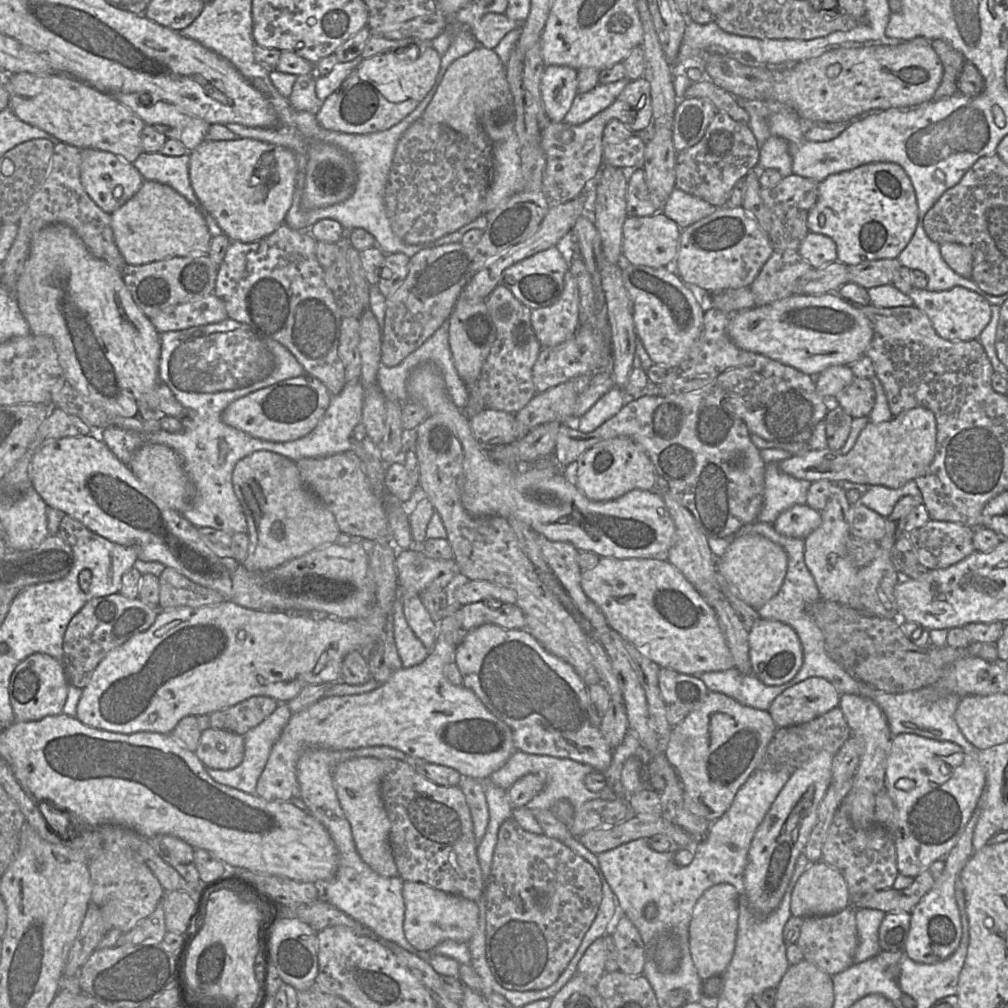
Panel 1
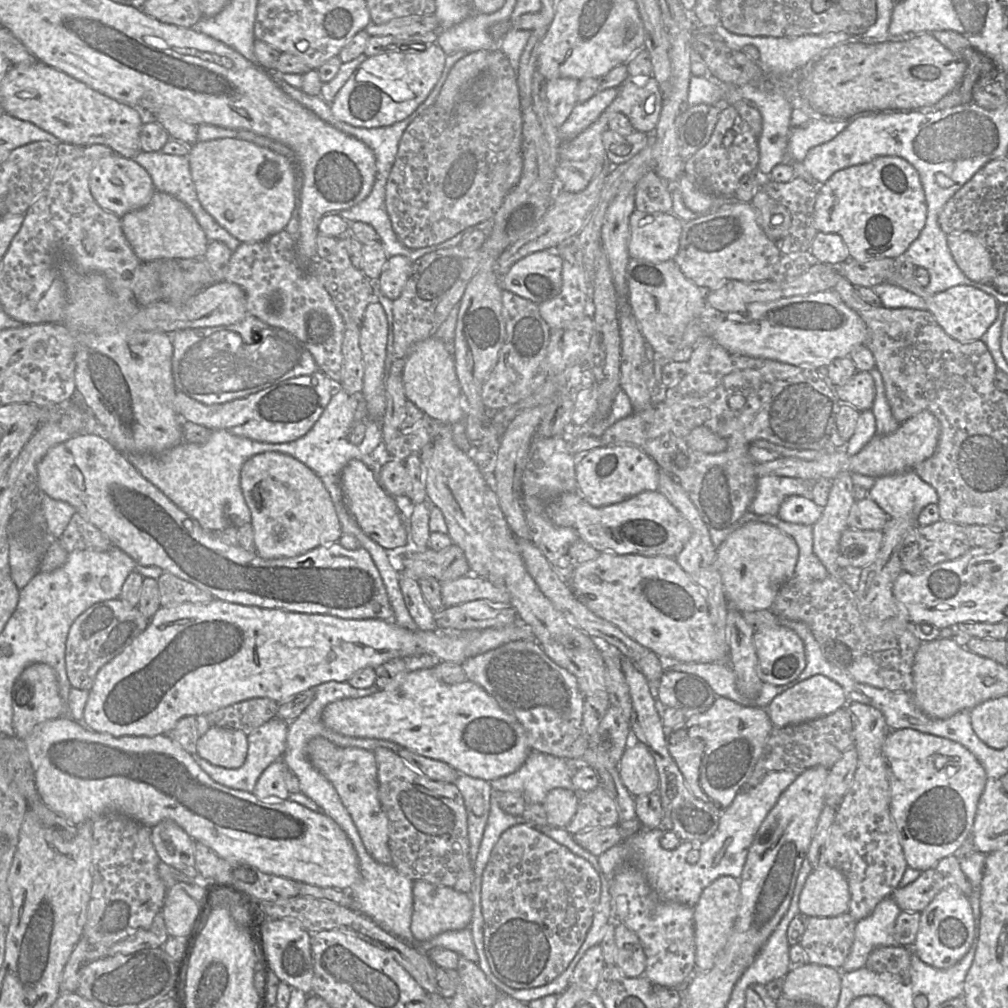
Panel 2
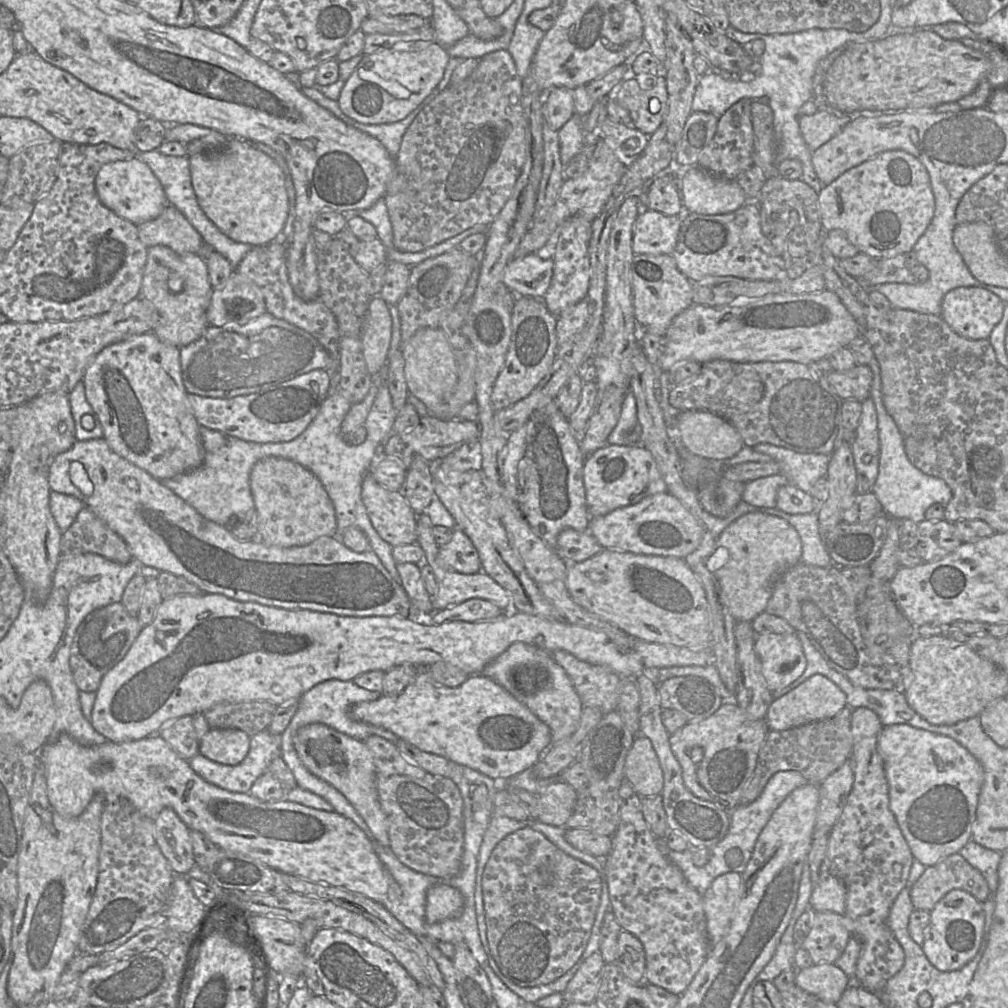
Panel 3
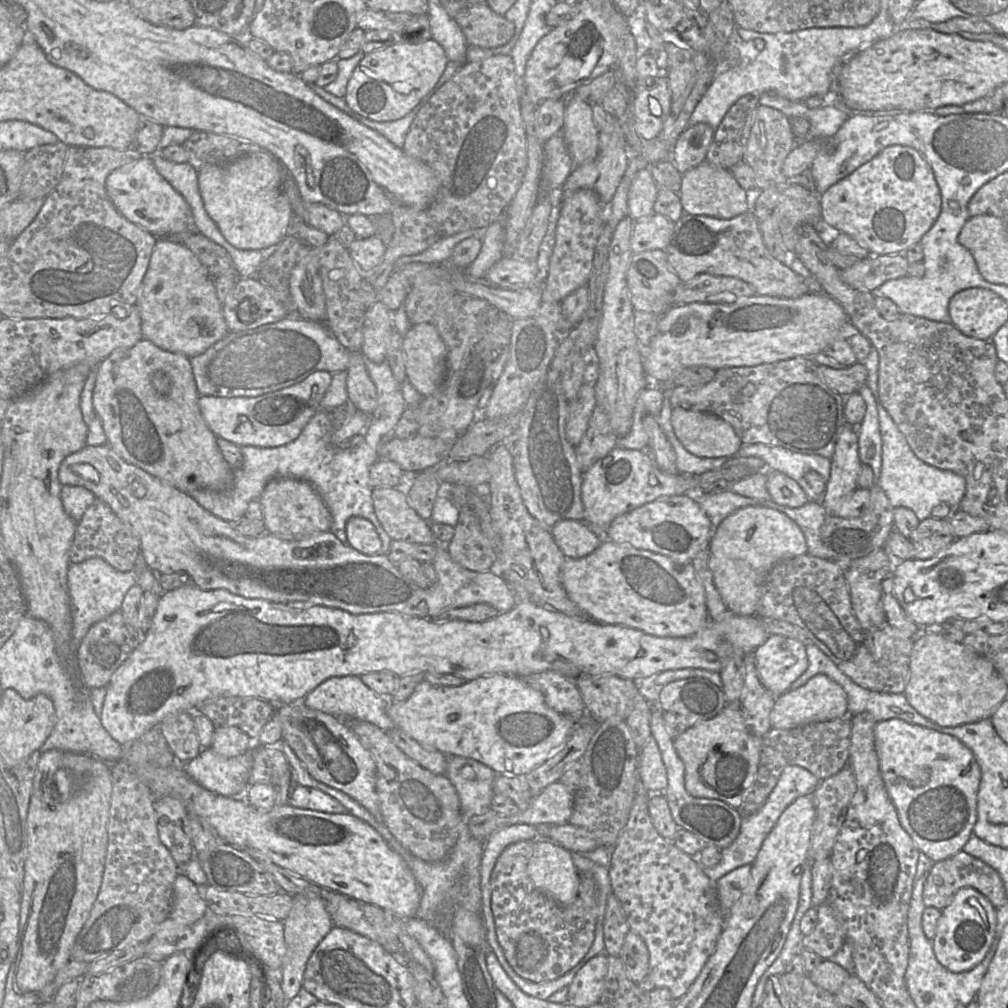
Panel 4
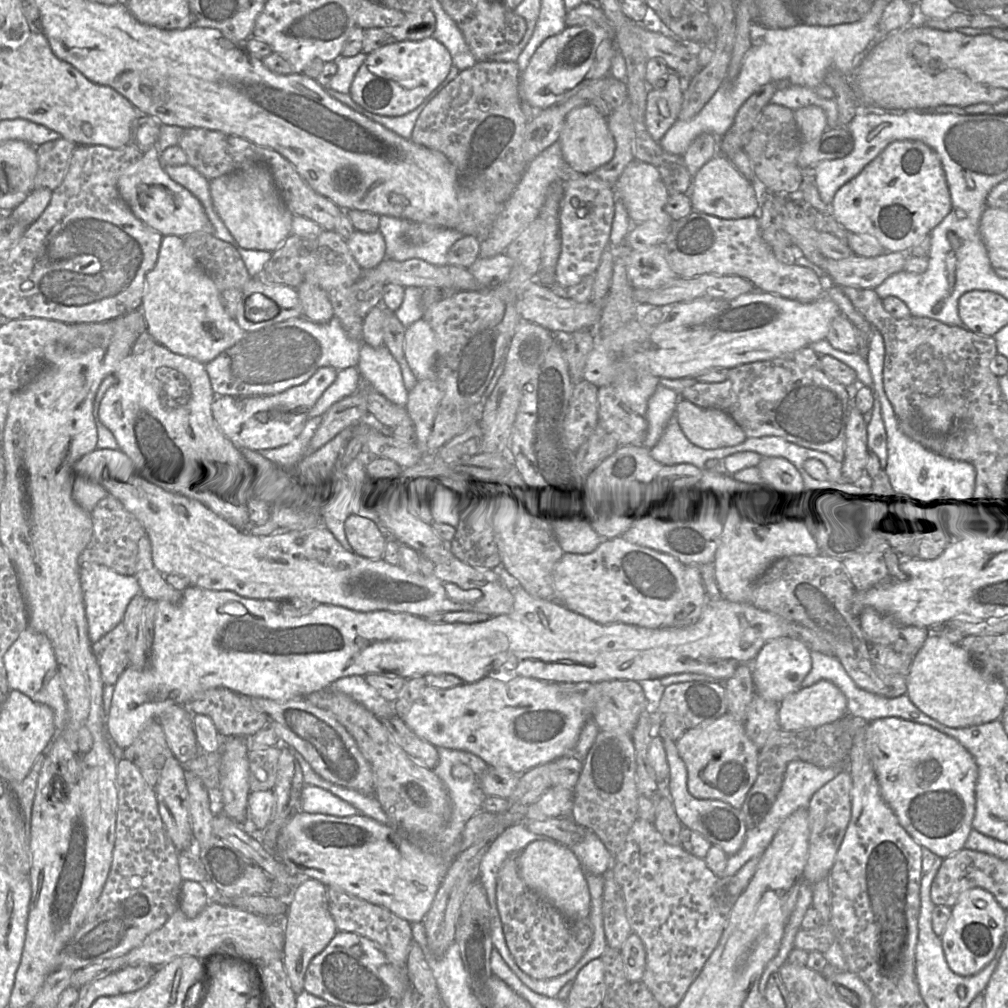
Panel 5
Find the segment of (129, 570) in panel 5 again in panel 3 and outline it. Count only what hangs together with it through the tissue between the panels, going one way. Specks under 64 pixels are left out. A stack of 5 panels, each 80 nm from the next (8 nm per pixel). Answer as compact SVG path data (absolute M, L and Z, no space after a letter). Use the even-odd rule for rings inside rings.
M87 507L62 534L60 550L62 556L93 553L122 565L133 559L125 541Z

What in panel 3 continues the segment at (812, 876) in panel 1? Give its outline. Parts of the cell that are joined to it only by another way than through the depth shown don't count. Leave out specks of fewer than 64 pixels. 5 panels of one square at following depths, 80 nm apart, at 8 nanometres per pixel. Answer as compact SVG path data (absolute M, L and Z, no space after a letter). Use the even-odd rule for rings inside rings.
M829 874L813 886L810 896L810 909L829 911L836 914L845 912L846 888L842 881Z

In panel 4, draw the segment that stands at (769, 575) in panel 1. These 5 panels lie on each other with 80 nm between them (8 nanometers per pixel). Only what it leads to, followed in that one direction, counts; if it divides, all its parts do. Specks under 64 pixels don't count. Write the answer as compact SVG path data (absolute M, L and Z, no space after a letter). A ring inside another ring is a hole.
M746 506L734 511L717 528L714 528L709 549L709 568L716 588L728 611L739 616L758 614L762 585L767 573L777 562L807 554L804 534L795 521L778 510L756 506Z

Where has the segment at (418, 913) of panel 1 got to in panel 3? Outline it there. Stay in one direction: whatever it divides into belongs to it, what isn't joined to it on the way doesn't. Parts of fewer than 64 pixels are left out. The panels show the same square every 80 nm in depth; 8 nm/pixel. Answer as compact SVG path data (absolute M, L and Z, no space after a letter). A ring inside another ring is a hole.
M437 884L426 894L425 920L433 924L458 916L464 906L461 892L447 884Z

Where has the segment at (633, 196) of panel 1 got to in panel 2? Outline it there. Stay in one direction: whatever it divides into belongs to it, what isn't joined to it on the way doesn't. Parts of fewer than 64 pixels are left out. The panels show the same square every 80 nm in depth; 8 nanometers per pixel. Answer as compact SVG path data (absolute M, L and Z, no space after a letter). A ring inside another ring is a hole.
M654 171L646 173L634 186L635 210L669 213L672 210L671 188Z

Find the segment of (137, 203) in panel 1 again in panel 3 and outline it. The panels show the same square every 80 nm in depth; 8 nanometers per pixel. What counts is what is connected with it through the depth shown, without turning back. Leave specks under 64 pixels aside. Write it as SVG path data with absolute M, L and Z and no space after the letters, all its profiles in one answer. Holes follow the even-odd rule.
M169 204L156 218L137 225L138 236L147 247L163 245L178 254L198 254L204 241L185 216Z

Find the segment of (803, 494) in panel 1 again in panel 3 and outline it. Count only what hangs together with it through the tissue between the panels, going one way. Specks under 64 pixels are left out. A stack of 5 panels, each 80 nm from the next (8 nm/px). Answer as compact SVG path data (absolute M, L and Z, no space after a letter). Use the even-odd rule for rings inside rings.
M781 474L749 481L745 483L742 499L752 506L775 508L779 488L789 483Z

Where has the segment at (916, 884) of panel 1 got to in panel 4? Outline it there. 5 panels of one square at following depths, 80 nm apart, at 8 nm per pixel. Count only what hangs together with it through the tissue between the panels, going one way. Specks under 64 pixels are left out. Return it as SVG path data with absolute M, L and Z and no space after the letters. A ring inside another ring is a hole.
M960 851L932 865L925 877L922 893L923 903L927 908L943 910L962 888L977 890L995 908L999 908L1007 902L1004 884L998 872L980 859Z

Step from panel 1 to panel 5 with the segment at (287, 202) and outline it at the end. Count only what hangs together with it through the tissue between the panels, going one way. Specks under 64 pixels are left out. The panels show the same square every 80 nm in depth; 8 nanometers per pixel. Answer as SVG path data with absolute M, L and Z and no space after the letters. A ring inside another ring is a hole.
M255 164L209 181L215 212L237 244L248 250L274 252L292 233L291 212L286 207L270 169Z

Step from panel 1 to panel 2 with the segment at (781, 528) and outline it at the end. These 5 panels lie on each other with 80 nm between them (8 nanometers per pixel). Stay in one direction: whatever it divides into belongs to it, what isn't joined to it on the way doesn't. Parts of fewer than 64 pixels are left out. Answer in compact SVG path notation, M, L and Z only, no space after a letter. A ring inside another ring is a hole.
M792 495L787 497L778 510L778 518L782 521L814 525L822 514L823 508L818 506L812 499Z

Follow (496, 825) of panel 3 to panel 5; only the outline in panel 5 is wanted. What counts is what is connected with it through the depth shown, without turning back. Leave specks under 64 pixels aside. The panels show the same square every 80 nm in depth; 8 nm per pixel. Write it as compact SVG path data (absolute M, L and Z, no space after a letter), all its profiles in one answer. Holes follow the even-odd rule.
M516 824L504 830L484 854L478 881L483 885L490 909L497 909L496 878L503 861L510 855L520 854L525 847L536 840L551 840L530 832L525 824Z

